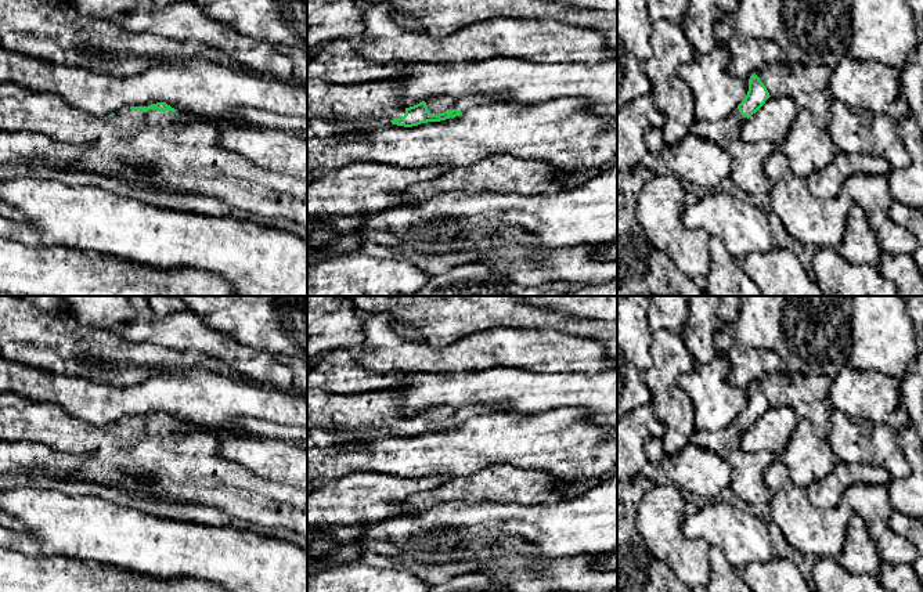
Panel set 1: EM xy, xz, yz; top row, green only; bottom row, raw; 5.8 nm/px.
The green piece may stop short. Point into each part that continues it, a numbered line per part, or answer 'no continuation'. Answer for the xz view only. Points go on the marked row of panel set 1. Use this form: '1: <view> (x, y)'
1: xz (436, 105)

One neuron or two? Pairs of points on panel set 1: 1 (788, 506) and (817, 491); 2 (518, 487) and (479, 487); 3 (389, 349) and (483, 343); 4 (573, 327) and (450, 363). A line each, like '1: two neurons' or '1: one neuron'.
1: two neurons
2: one neuron
3: one neuron
4: two neurons

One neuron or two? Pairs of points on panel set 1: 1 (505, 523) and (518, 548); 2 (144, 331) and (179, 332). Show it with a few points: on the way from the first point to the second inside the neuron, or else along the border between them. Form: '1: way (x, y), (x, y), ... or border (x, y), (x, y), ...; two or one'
1: border (540, 553), (498, 537), (487, 556); two
2: way (152, 331), (170, 332); one

